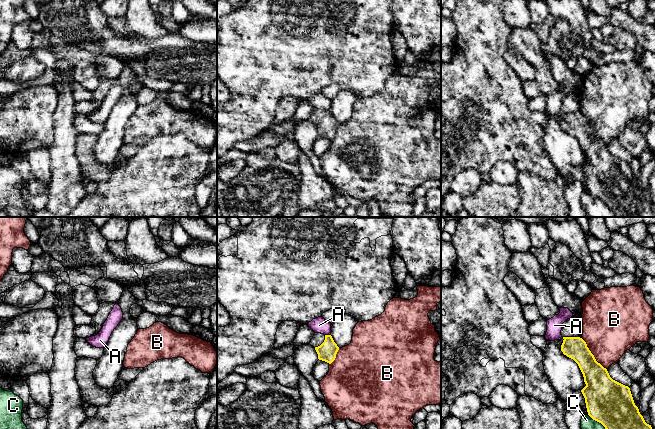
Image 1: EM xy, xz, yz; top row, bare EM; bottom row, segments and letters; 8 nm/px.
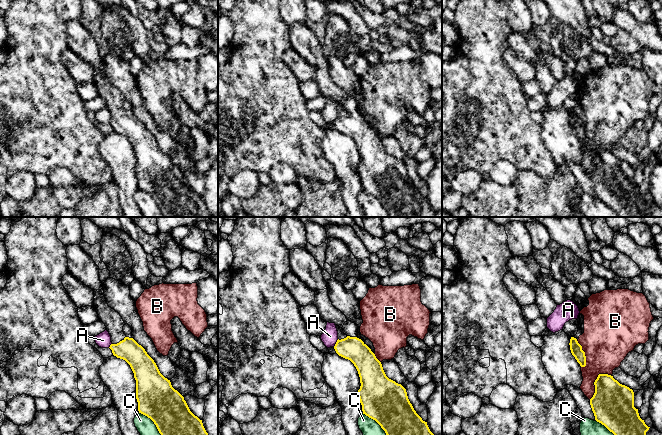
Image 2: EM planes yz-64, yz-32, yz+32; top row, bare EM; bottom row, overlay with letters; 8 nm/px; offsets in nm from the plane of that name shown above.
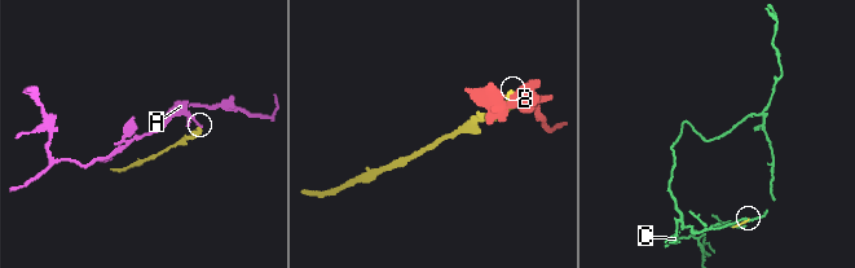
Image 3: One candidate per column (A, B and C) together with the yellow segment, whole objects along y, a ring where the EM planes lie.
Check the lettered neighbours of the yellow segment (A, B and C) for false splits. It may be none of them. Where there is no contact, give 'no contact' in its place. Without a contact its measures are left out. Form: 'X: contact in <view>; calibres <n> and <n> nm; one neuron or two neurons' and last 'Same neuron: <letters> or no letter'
A: contact in xz; calibres 150 and 130 nm; two neurons
B: contact in yz; calibres 220 and 440 nm; two neurons
C: contact in yz; calibres 360 and 200 nm; two neurons
Same neuron: no letter

